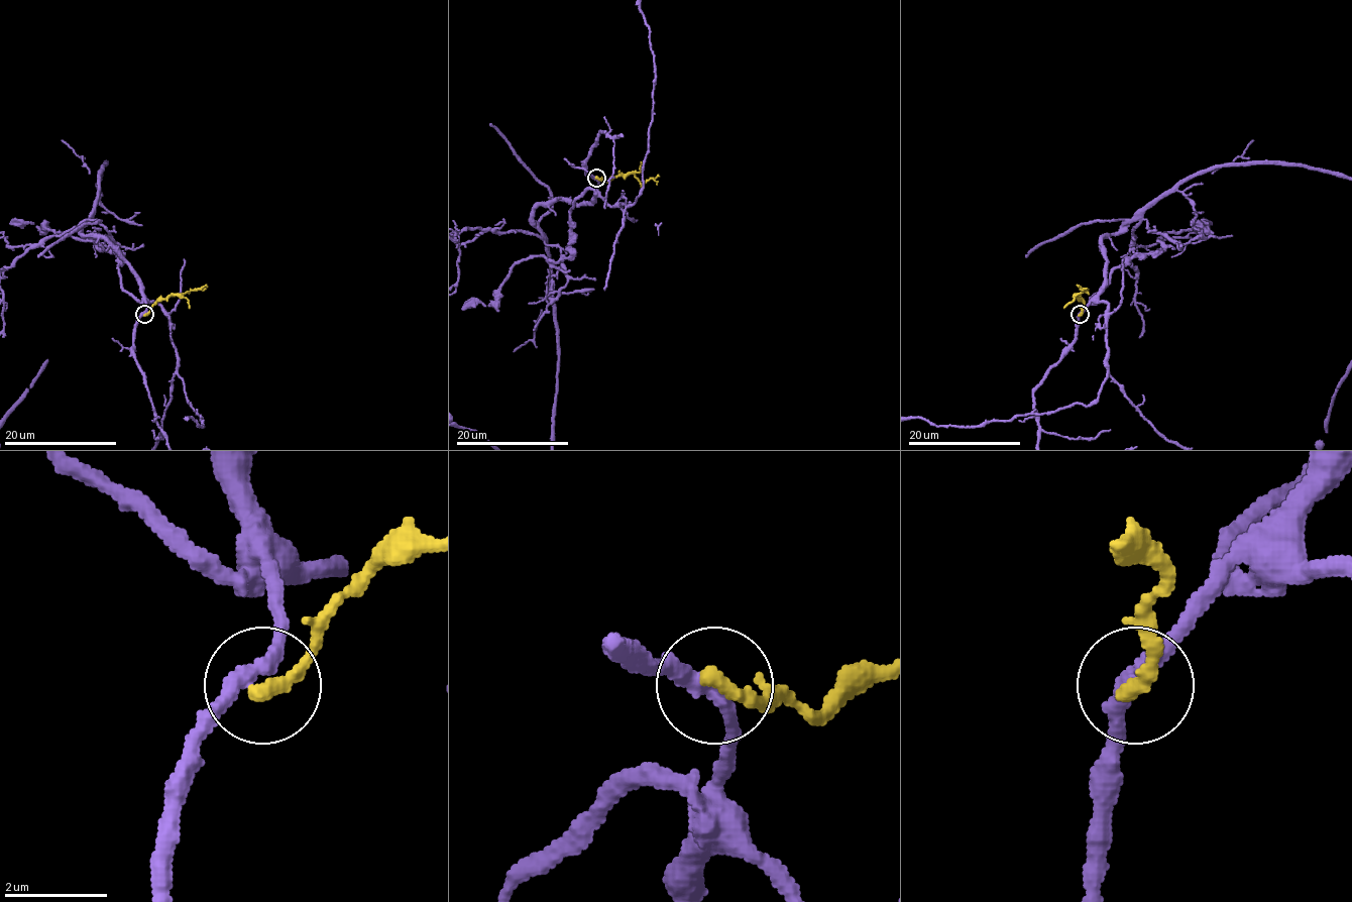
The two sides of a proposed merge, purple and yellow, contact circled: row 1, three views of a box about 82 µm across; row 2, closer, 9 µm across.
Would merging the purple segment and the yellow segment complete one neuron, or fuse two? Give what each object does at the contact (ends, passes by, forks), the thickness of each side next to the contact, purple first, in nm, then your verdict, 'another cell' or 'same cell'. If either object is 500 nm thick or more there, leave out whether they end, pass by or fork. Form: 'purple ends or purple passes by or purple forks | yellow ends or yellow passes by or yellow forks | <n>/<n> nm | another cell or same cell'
purple passes by | yellow ends | 320/320 nm | another cell

